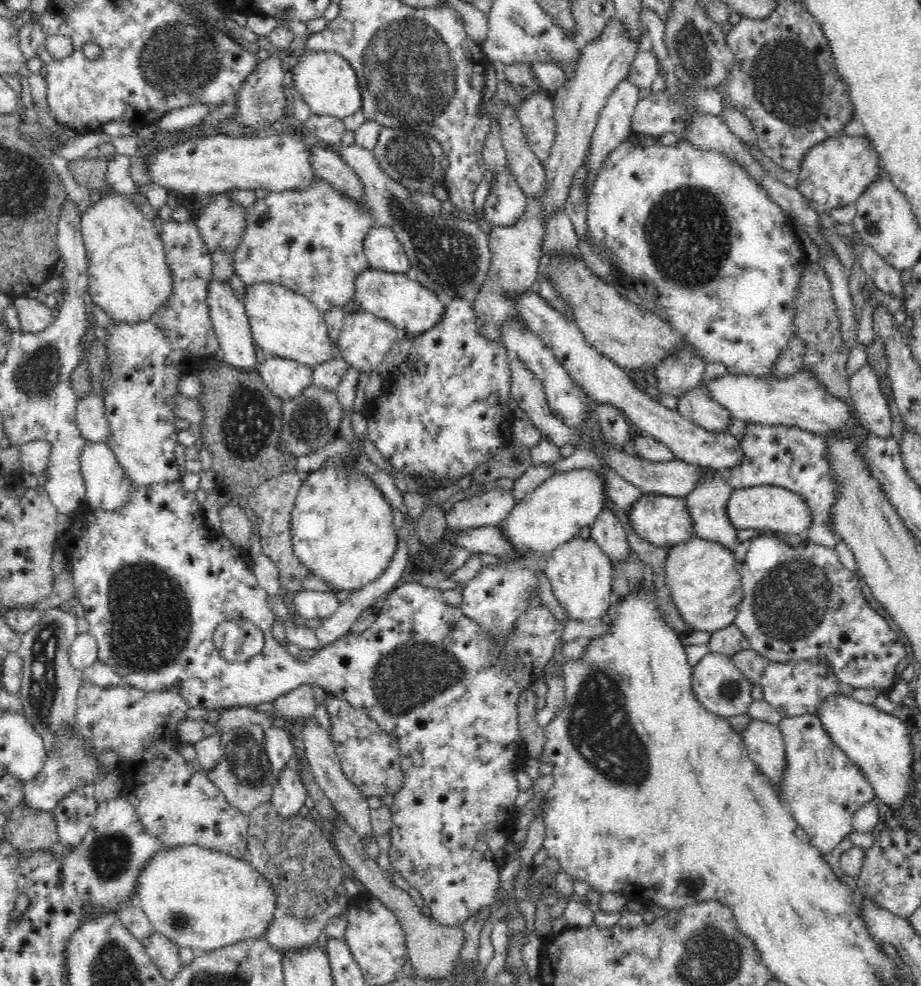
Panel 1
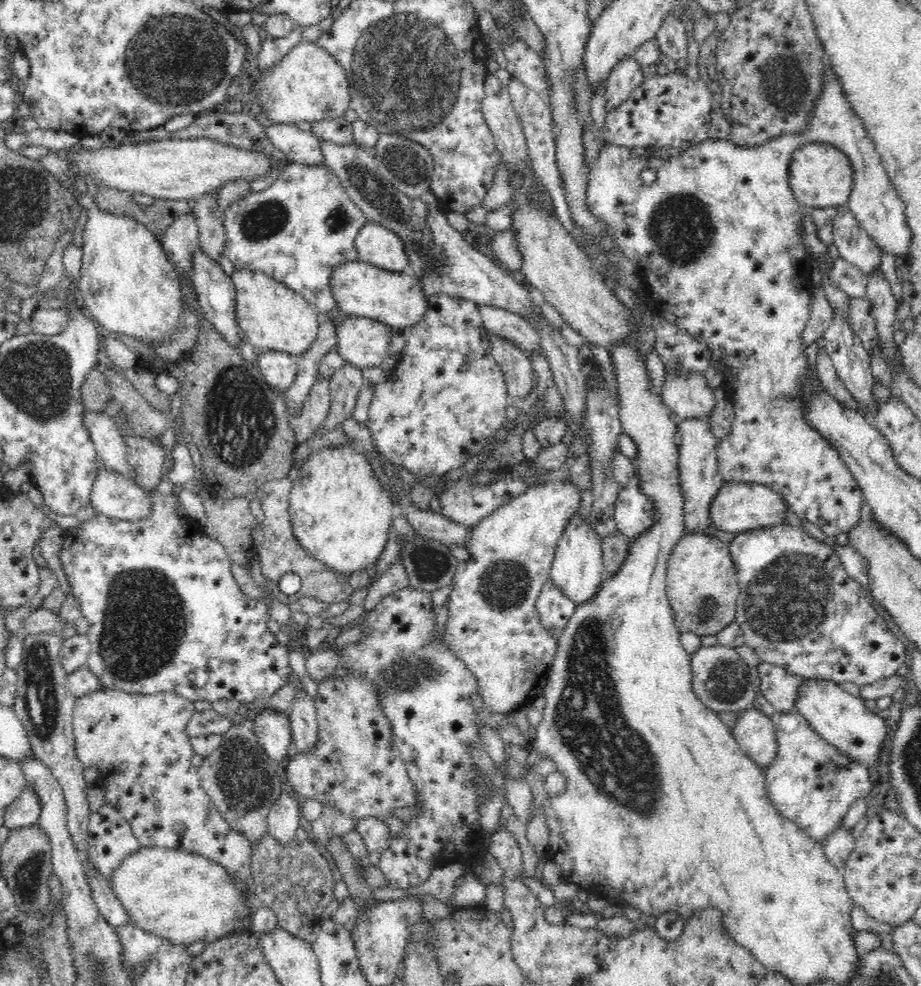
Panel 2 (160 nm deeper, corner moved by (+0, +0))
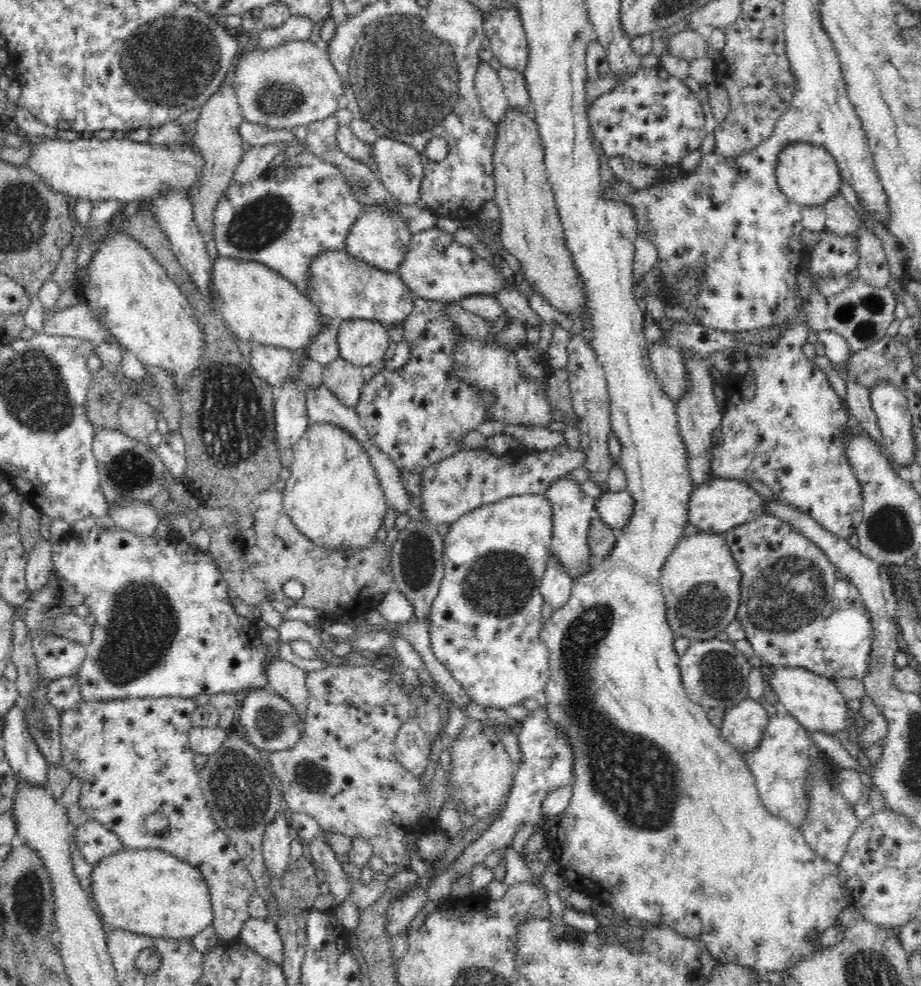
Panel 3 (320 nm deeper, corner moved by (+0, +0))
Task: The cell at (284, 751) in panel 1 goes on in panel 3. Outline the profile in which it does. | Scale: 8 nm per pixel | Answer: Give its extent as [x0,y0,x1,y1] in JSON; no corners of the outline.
[240,688,302,751]

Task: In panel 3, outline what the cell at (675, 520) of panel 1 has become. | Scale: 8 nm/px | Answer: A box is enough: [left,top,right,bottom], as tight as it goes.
[595,490,635,532]

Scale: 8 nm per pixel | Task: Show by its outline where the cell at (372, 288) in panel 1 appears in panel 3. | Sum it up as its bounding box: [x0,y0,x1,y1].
[305,250,416,326]

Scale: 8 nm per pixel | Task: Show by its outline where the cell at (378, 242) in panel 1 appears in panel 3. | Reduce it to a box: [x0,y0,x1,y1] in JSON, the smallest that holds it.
[346,203,413,271]

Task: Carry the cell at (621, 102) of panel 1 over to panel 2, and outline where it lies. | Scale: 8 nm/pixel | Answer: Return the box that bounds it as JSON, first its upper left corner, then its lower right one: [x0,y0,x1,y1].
[605,56,646,110]

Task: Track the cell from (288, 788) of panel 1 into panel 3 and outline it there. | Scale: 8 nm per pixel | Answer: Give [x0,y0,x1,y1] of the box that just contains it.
[262,813,294,878]

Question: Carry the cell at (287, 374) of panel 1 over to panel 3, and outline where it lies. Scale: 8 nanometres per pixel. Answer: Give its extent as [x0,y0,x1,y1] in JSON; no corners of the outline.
[250,345,296,385]

